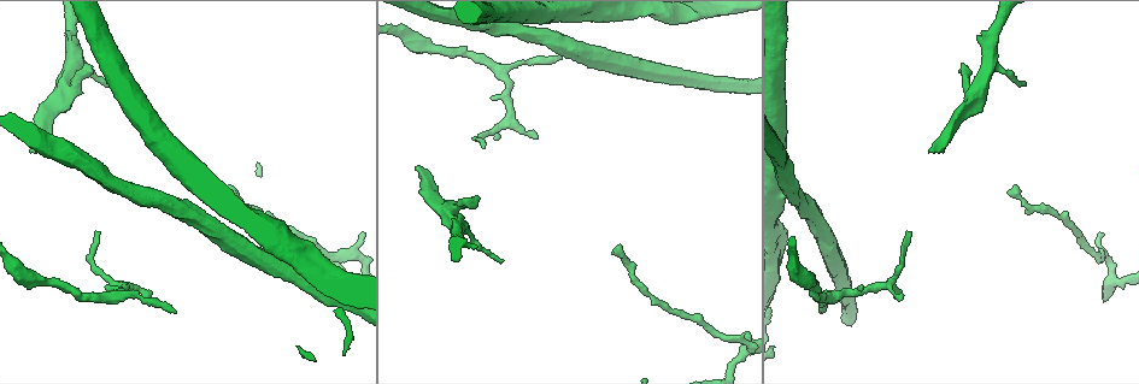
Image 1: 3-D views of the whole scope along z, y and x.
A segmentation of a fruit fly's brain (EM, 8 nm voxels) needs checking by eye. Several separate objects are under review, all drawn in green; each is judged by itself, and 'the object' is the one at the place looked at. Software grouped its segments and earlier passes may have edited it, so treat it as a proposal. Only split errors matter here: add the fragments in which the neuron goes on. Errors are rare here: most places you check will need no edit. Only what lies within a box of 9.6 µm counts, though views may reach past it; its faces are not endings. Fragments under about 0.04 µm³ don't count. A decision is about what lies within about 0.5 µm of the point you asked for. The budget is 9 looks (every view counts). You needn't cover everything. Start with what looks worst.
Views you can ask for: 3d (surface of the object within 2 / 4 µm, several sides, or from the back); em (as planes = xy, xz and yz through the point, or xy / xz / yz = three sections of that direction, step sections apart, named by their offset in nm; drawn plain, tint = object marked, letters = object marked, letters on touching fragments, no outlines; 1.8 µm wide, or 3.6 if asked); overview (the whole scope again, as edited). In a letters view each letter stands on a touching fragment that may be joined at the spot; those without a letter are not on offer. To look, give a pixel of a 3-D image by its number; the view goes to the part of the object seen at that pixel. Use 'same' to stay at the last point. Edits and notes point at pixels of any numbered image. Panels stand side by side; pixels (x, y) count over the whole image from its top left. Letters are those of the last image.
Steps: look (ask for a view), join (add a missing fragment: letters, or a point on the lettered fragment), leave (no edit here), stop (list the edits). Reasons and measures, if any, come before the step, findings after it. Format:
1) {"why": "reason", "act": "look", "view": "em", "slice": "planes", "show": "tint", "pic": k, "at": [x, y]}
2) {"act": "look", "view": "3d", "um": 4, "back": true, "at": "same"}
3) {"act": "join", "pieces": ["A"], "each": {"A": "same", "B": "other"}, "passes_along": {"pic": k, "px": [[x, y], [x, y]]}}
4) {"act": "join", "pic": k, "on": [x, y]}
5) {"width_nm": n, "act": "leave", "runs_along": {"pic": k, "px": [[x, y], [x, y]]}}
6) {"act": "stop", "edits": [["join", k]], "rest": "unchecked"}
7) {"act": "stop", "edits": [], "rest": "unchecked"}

{"why": "free end", "act": "look", "view": "em", "slice": "planes", "show": "tint", "pic": 1, "at": [929, 148]}

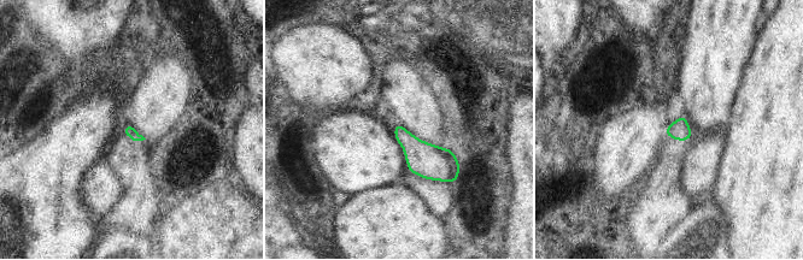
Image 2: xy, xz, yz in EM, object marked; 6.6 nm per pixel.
{"why": "see the neighbours", "act": "look", "view": "em", "slice": "planes", "show": "letters", "at": "same"}

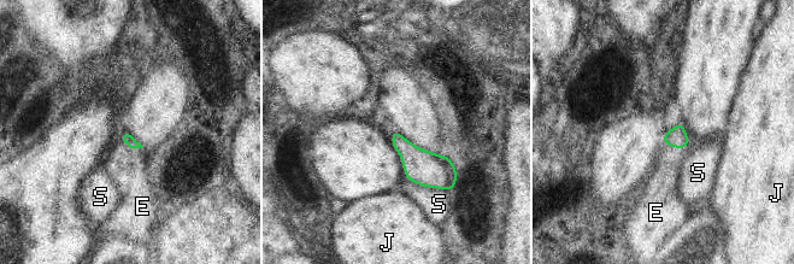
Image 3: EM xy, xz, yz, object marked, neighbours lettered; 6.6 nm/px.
{"act": "join", "pieces": ["E"], "each": {"E": "same", "J": "other", "S": "other"}, "passes_along": {"pic": 3, "px": [[676, 138], [669, 145], [663, 180]]}, "found": "it goes on there"}

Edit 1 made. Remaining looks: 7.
{"act": "look", "view": "overview"}

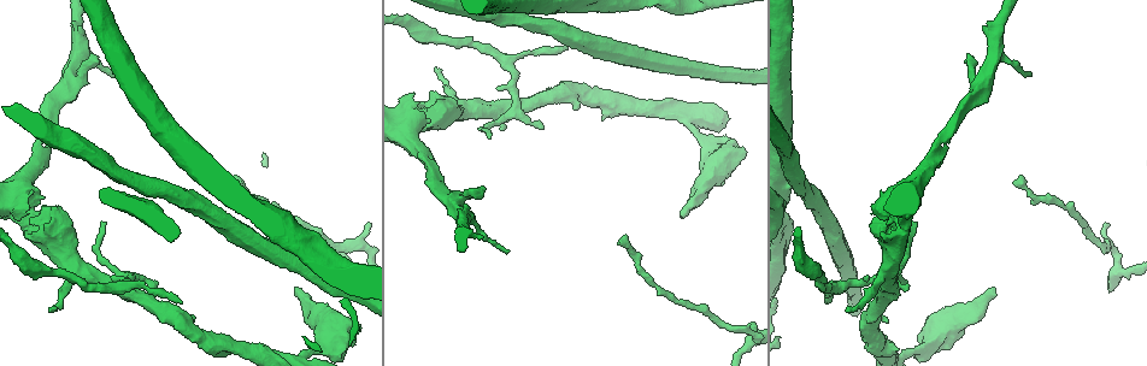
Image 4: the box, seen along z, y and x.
{"why": "branch stops here", "act": "look", "view": "em", "slice": "planes", "show": "letters", "pic": 4, "at": [95, 62]}

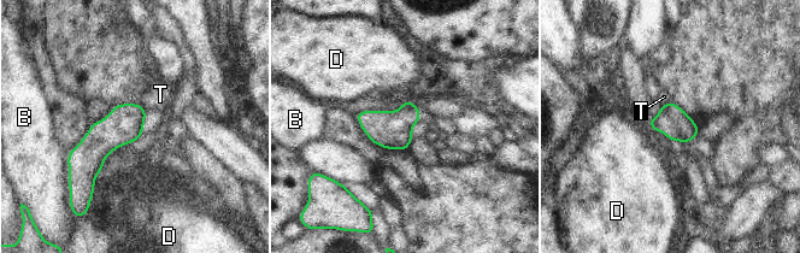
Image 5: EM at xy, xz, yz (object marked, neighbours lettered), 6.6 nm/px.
{"width_nm": 200, "longest_contact_nm": ["B", 170], "act": "leave", "each": {"B": "other", "D": "other", "T": "other"}, "found": "none of them fits"}

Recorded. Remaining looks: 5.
{"act": "stop", "edits": [["join", 3]], "rest": "unchecked"}

